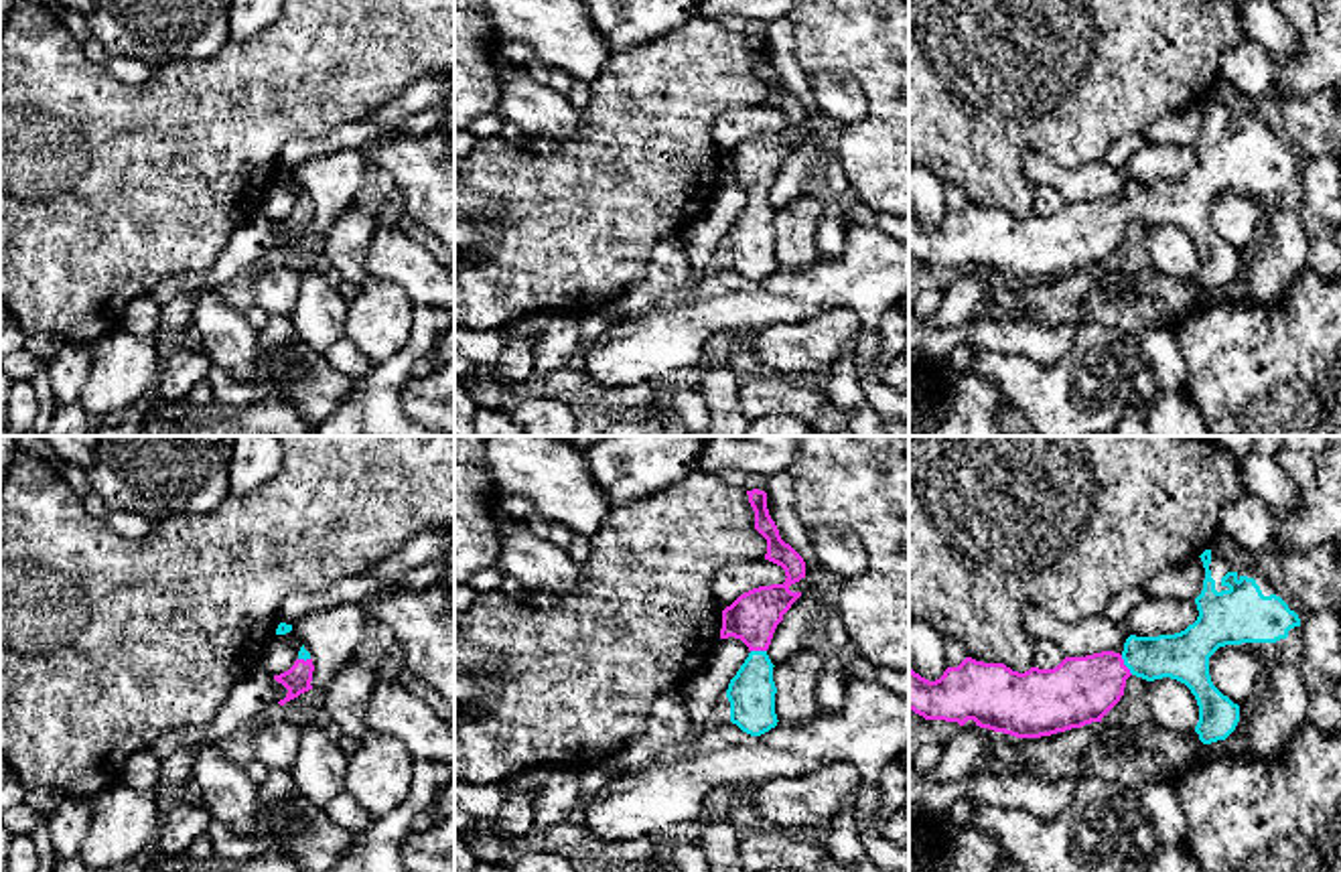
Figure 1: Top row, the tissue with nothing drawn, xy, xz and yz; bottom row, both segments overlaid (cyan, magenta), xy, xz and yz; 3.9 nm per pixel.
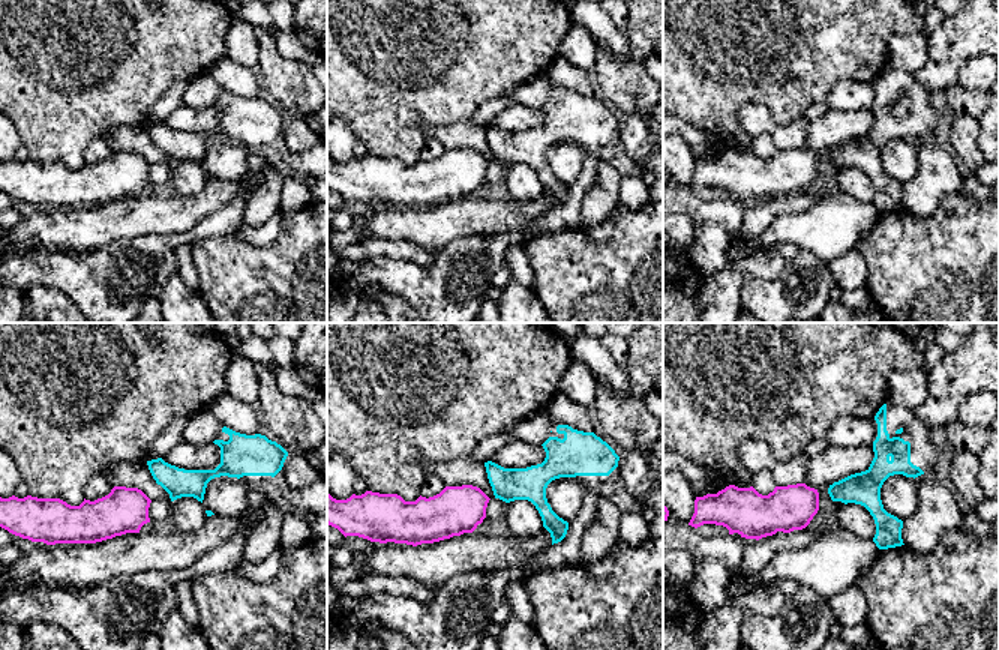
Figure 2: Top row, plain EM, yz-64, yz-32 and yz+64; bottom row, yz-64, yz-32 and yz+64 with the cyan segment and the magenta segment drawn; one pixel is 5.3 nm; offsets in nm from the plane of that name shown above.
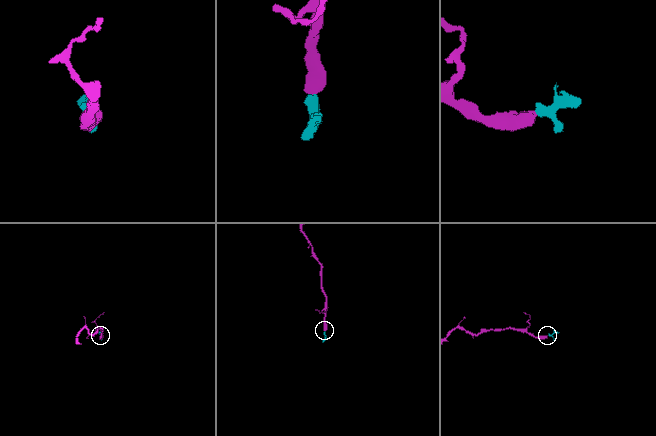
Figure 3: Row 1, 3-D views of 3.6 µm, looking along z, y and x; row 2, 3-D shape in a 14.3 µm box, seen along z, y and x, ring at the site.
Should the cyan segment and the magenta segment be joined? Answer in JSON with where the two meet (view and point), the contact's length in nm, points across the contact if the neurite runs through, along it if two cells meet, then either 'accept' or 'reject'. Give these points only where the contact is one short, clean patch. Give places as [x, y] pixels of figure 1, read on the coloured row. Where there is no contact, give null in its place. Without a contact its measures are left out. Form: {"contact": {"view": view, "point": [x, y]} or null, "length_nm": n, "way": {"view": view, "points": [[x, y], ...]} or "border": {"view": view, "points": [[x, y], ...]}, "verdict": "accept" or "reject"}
{"contact": {"view": "yz", "point": [1124, 664]}, "length_nm": 90, "way": {"view": "yz", "points": [[1183, 656], [1139, 658], [1124, 664], [1080, 690]]}, "verdict": "accept"}

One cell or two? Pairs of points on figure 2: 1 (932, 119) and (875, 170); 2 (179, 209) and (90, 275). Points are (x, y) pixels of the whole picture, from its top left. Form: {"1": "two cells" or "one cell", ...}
{"1": "one cell", "2": "two cells"}

